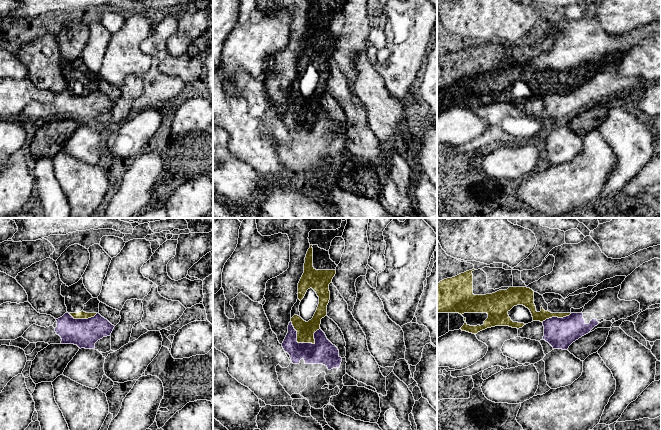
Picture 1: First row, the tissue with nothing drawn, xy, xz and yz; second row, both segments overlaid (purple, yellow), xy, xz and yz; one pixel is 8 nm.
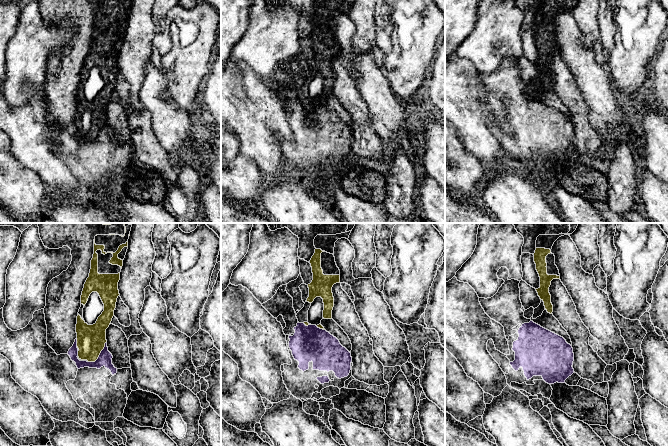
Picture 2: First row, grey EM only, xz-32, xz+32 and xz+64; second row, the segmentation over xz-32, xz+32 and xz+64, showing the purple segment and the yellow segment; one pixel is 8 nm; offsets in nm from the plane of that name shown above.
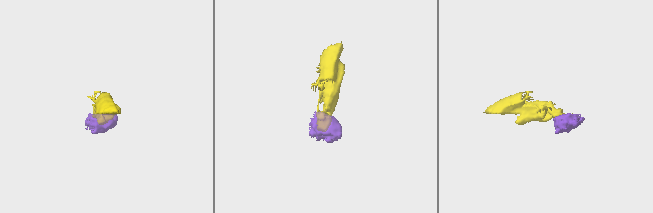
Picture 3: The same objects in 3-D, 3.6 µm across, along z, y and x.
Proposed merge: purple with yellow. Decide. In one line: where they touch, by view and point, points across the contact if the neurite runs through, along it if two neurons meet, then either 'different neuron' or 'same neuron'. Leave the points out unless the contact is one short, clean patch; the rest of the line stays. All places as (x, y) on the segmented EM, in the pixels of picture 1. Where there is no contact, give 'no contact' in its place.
xz (296, 340) | along xz (290, 321), (296, 331), (296, 340), (298, 342), (315, 343) | different neuron

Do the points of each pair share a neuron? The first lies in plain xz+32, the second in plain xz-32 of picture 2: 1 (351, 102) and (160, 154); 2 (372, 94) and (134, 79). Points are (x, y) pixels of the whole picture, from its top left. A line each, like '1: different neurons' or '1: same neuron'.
1: same neuron
2: different neurons

